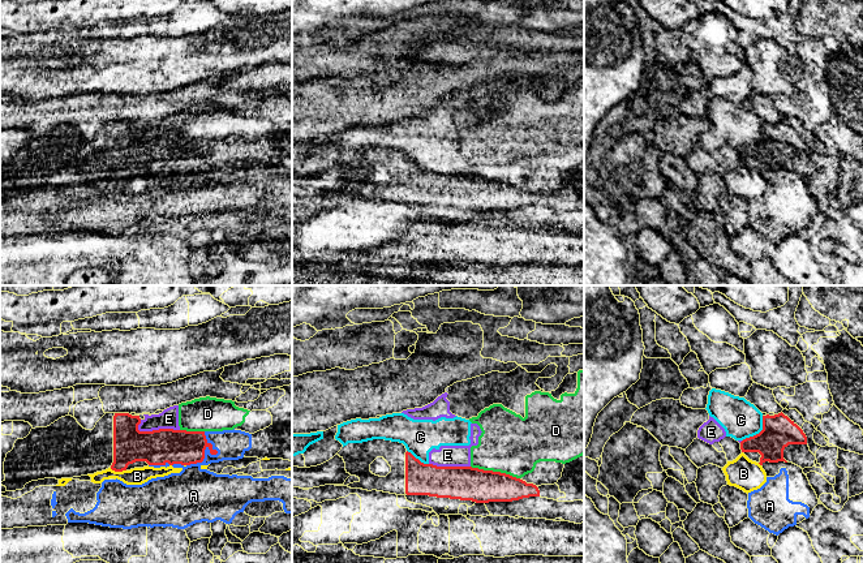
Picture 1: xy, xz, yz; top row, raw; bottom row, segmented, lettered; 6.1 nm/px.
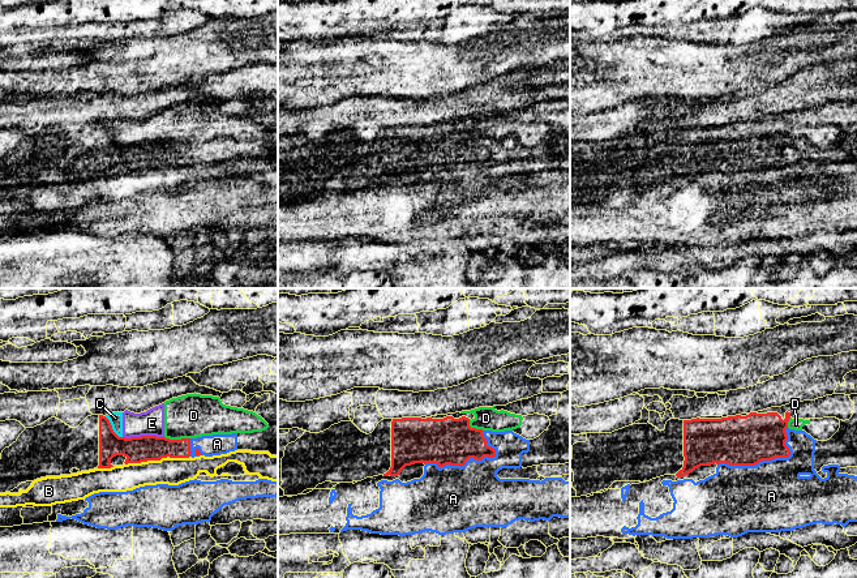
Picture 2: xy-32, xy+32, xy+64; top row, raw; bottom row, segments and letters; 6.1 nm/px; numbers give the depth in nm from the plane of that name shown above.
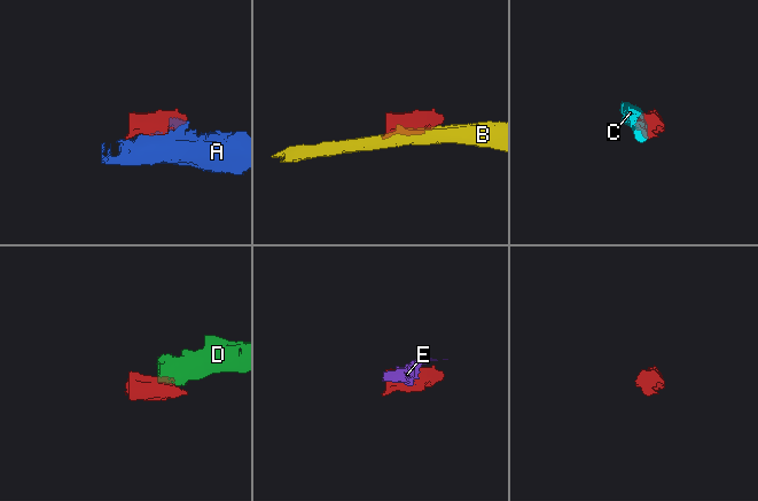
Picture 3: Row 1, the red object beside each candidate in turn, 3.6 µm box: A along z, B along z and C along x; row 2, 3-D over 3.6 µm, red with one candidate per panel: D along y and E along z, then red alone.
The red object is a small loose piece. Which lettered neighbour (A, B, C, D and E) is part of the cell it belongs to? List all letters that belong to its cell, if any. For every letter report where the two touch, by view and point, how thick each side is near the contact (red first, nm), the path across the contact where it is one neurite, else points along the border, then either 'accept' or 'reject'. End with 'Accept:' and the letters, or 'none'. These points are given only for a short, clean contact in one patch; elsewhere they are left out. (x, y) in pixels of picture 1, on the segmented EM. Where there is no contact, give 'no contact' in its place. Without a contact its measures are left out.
A: contact xy (204, 451); calibres 220 and 280 nm; reject
B: contact xy (117, 471); calibres 200 and 110 nm; reject
C: contact yz (759, 433); calibres 200 and 240 nm; border yz (763, 416), (763, 428), (742, 441); reject
D: contact xz (496, 472); calibres 200 and 360 nm; border xz (471, 465), (479, 469), (505, 472), (519, 478); reject
E: contact xy (157, 430); calibres 220 and 120 nm; border xy (137, 425), (140, 430), (179, 430); reject
Accept: none

